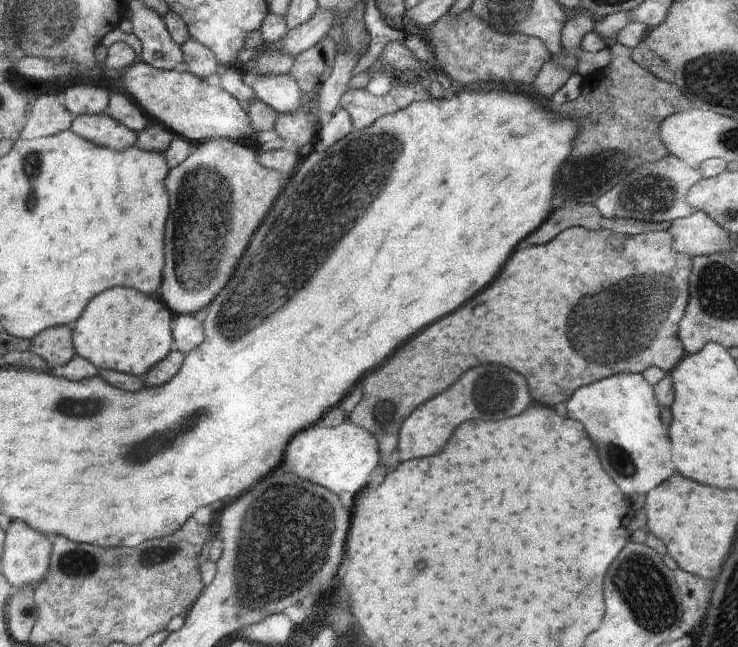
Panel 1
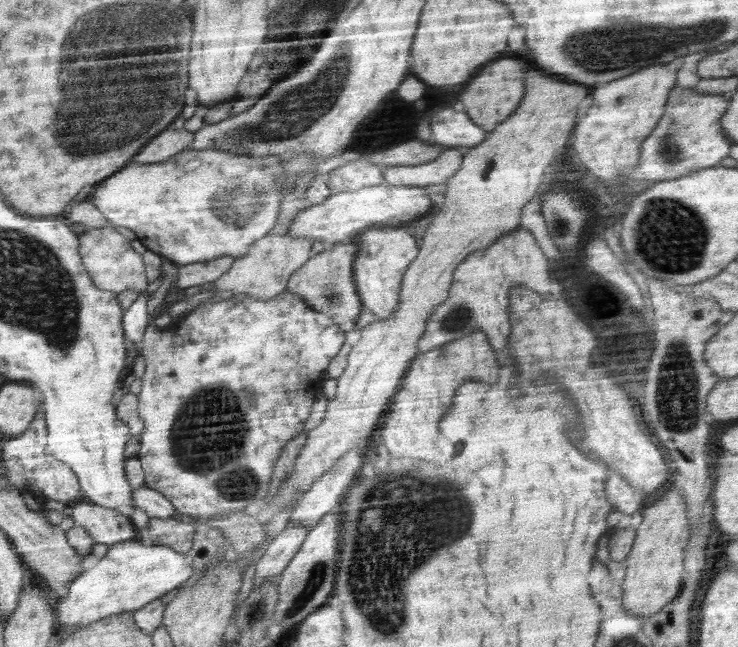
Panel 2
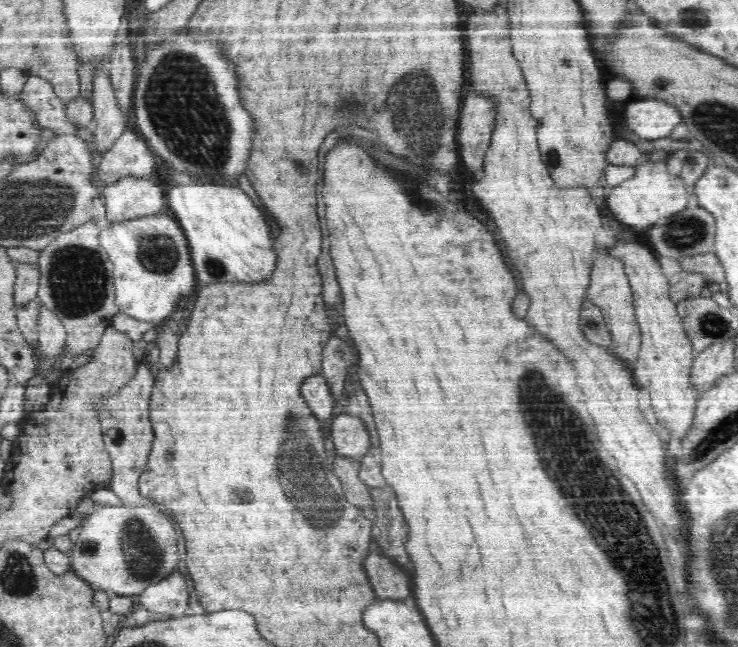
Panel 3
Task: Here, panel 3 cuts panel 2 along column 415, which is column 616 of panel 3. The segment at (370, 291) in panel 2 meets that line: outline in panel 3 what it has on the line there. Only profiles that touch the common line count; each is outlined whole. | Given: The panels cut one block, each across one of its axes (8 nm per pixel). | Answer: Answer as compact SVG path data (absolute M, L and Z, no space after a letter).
M618 240L612 246L610 254L624 265L625 275L633 292L633 314L641 332L638 365L632 372L633 376L640 388L648 390L658 424L670 428L674 436L684 438L684 432L687 433L692 424L700 395L689 384L696 353L685 335L678 306L670 300L669 279L648 246Z

